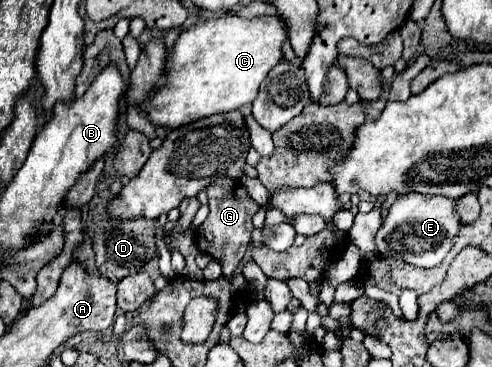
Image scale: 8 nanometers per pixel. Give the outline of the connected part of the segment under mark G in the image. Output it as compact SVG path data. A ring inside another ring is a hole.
M233 178L215 180L207 188L207 196L209 196L209 216L203 222L203 226L199 228L199 236L203 236L203 242L201 242L203 250L201 252L207 252L215 260L219 260L223 266L223 275L231 278L235 274L239 262L243 260L247 246L251 242L251 232L253 232L251 218L259 210L259 206L251 200L245 186Z

